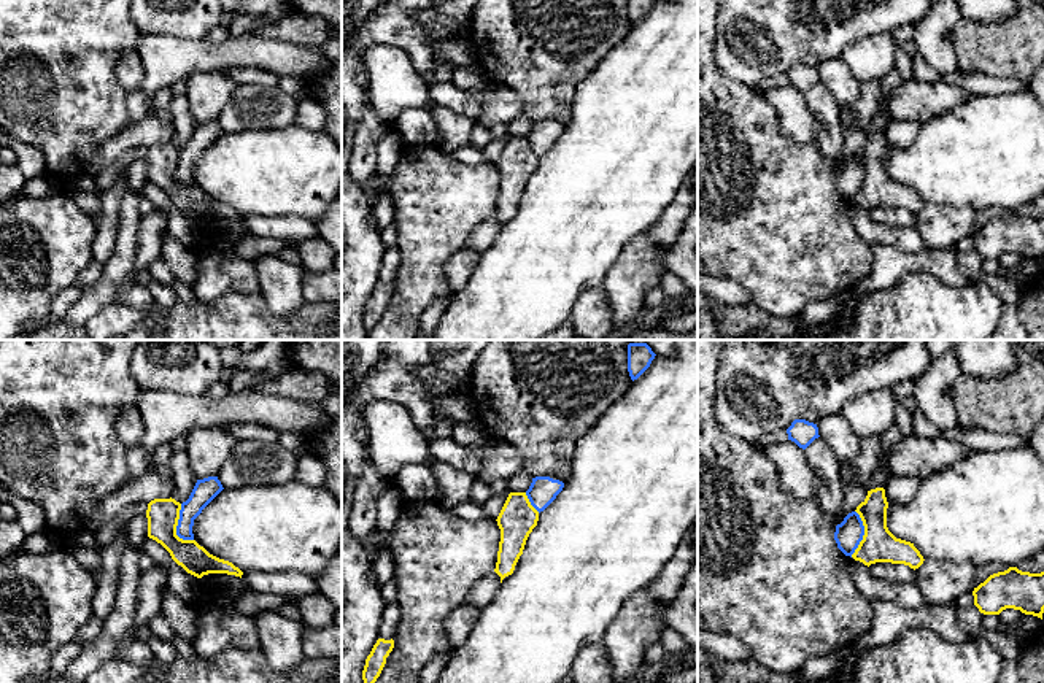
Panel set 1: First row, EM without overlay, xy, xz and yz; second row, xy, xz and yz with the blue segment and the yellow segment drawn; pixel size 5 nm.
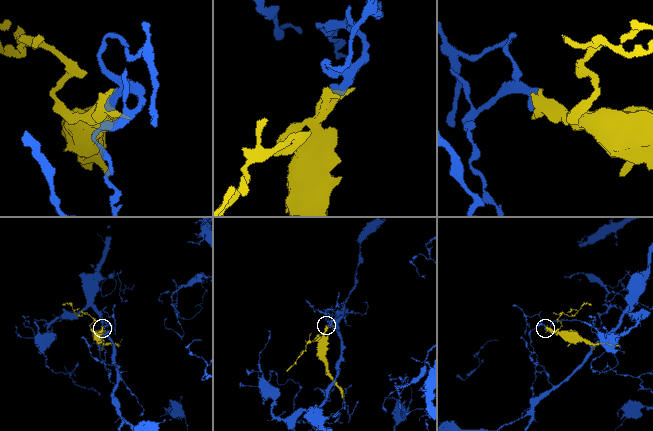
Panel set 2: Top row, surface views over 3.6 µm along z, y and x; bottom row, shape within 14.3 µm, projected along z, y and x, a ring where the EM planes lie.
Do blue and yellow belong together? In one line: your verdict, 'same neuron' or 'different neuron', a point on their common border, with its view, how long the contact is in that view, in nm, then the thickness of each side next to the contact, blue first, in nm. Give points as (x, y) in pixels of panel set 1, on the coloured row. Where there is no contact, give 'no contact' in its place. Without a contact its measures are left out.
different neuron | xy (177, 528) | 200 nm | 120/160 nm

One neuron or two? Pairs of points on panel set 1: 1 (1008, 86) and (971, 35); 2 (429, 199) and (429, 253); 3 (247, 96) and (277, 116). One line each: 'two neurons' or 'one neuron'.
1: two neurons
2: one neuron
3: one neuron

